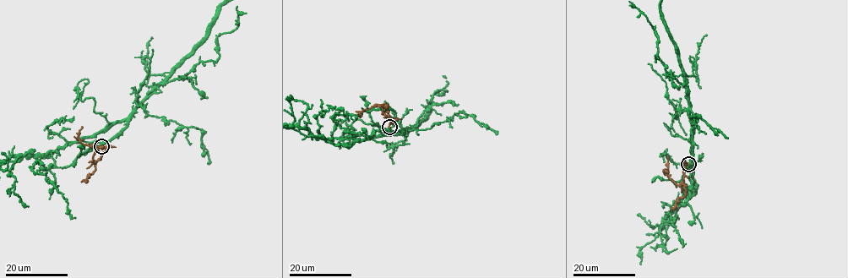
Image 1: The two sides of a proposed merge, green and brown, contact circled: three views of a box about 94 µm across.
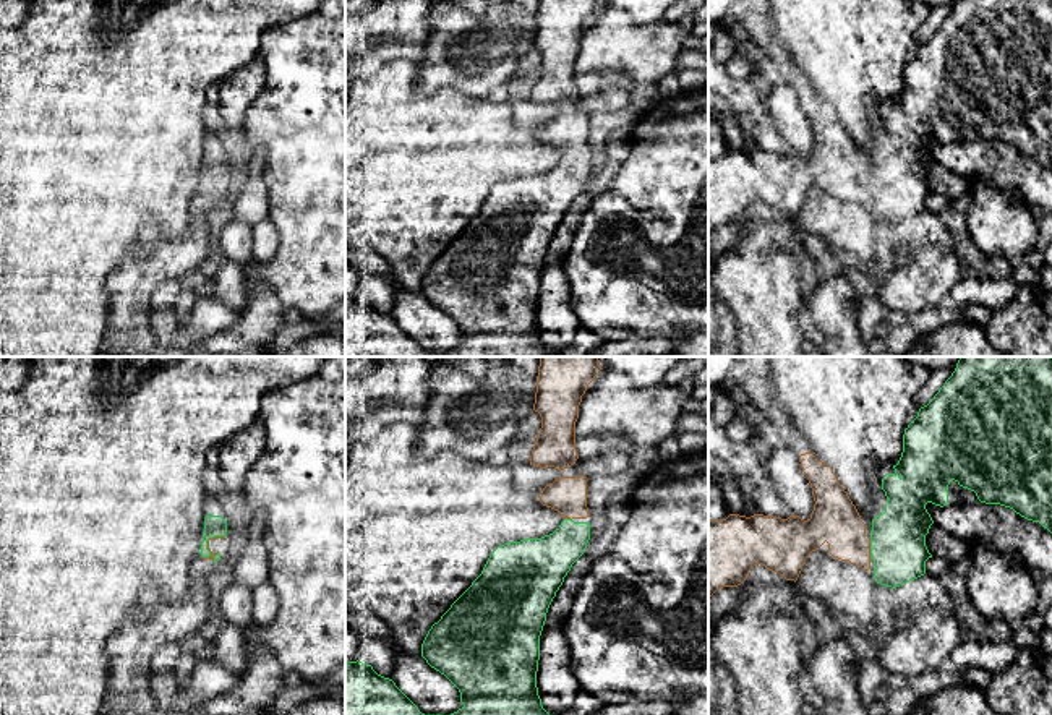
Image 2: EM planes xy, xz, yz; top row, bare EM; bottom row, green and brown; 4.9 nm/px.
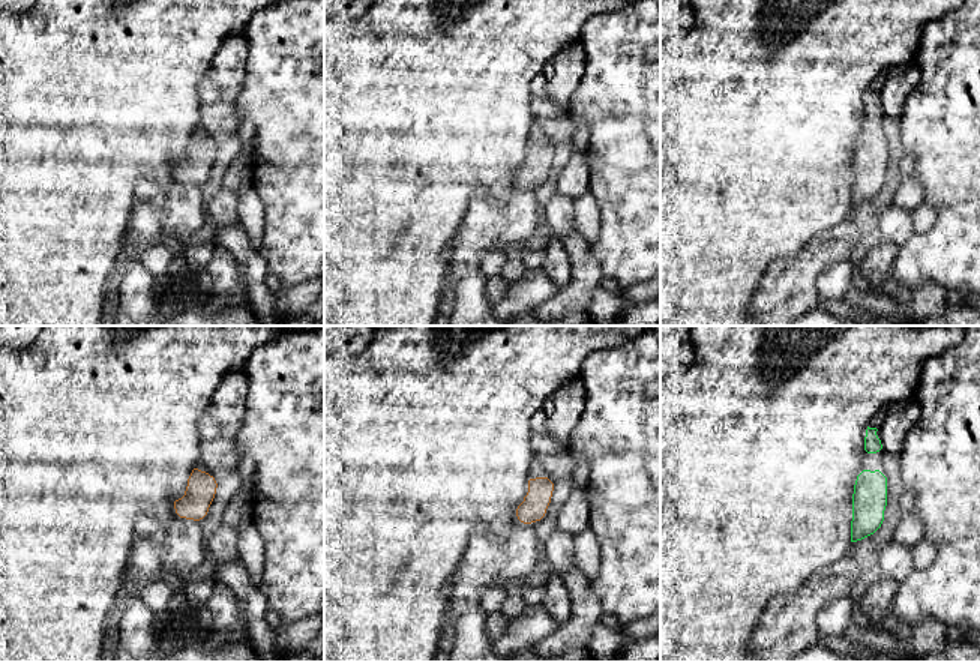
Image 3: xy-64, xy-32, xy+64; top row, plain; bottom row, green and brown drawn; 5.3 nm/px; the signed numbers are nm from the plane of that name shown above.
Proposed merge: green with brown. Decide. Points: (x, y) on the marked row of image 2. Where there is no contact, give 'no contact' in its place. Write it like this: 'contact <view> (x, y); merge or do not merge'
contact yz (871, 548); merge

